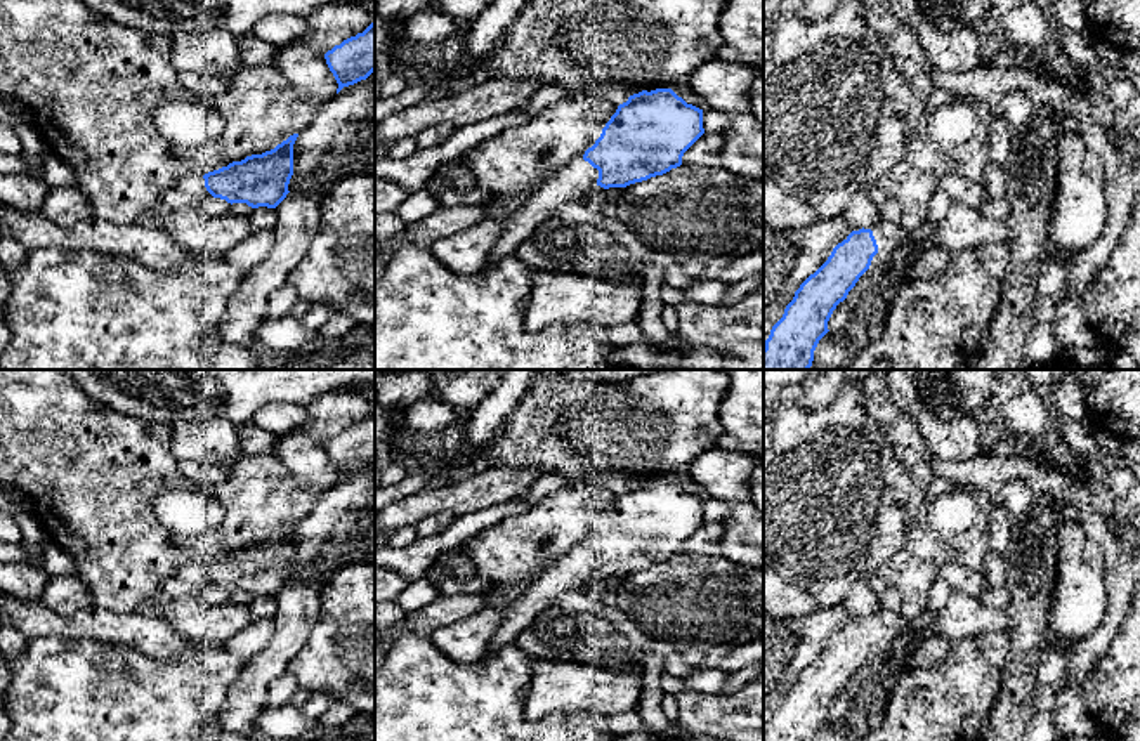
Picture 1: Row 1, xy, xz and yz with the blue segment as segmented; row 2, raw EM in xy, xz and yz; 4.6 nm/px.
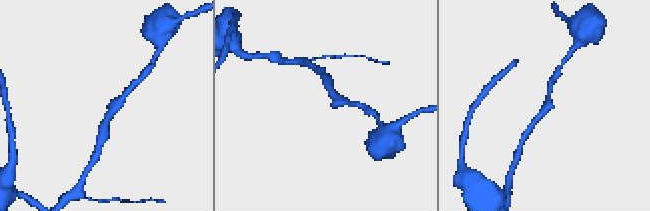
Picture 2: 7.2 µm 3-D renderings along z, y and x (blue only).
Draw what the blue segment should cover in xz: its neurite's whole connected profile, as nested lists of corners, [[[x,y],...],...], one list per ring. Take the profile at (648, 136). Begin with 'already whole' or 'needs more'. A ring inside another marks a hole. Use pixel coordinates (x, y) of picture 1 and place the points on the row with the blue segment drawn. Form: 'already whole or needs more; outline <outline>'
needs more; outline [[[672,89],[630,95],[581,158],[548,177],[503,220],[484,269],[514,255],[562,205],[586,200],[595,186],[626,187],[680,167],[684,153],[703,134],[703,109],[687,104]]]

